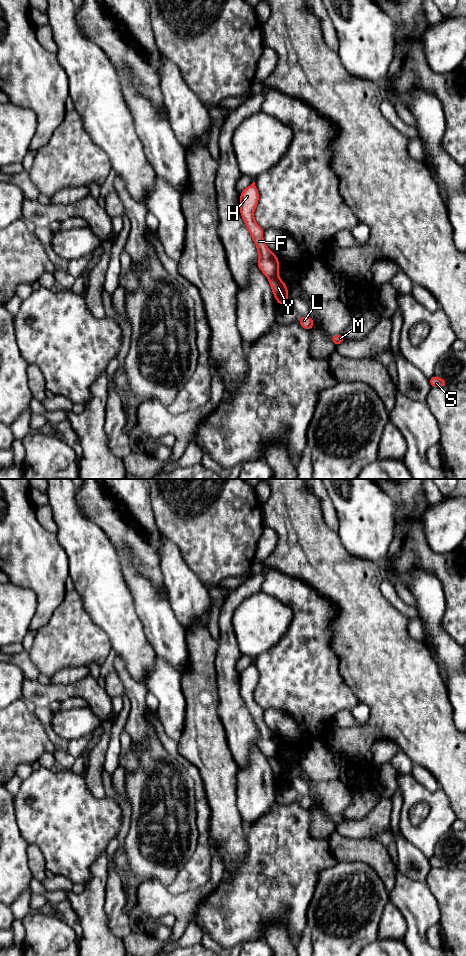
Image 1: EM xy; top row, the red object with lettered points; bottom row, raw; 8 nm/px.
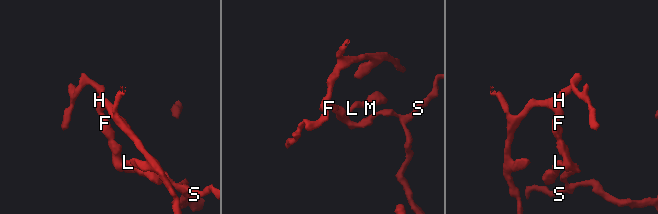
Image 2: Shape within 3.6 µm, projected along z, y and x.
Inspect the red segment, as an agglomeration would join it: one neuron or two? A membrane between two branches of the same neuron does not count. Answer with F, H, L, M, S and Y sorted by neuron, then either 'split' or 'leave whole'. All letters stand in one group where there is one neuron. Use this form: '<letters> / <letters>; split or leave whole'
F H / L M S Y; split

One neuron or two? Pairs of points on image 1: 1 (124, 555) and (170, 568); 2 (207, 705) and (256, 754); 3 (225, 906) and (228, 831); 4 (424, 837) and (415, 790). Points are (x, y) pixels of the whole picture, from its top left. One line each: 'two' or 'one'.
1: one
2: two
3: two
4: one

